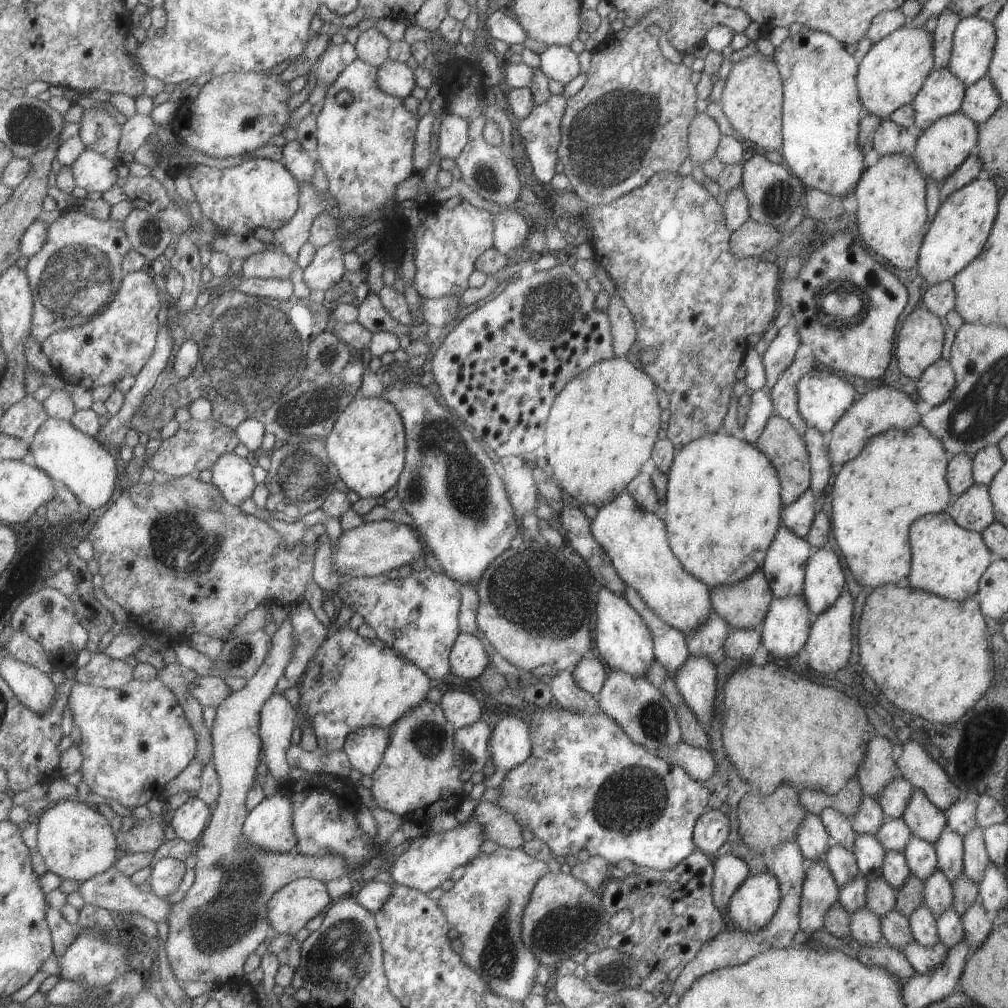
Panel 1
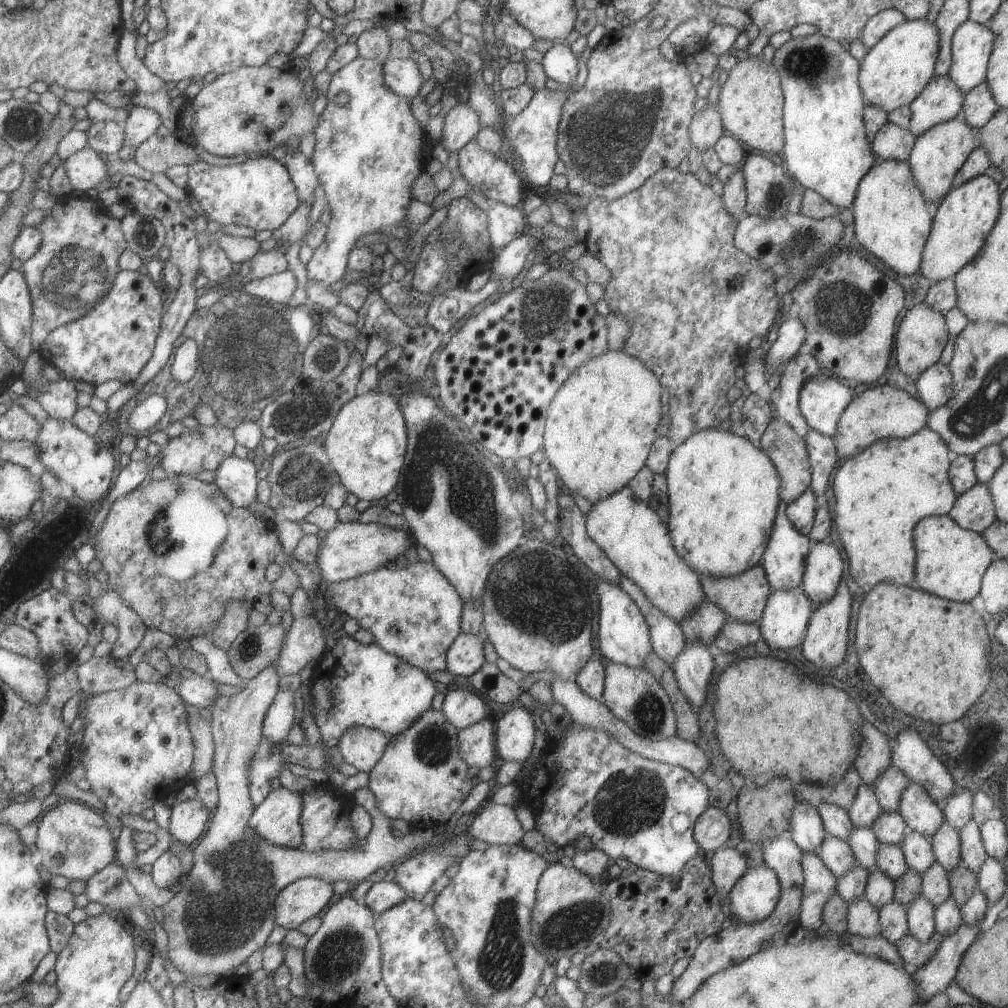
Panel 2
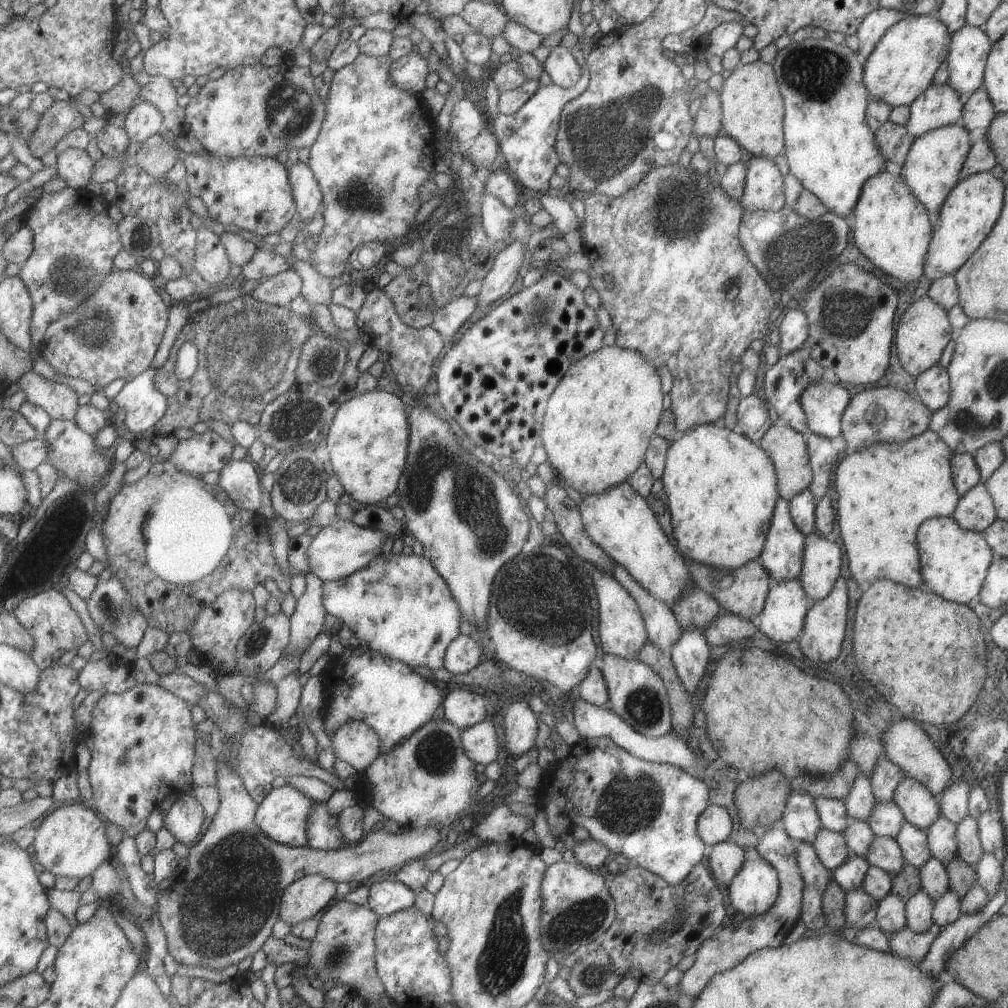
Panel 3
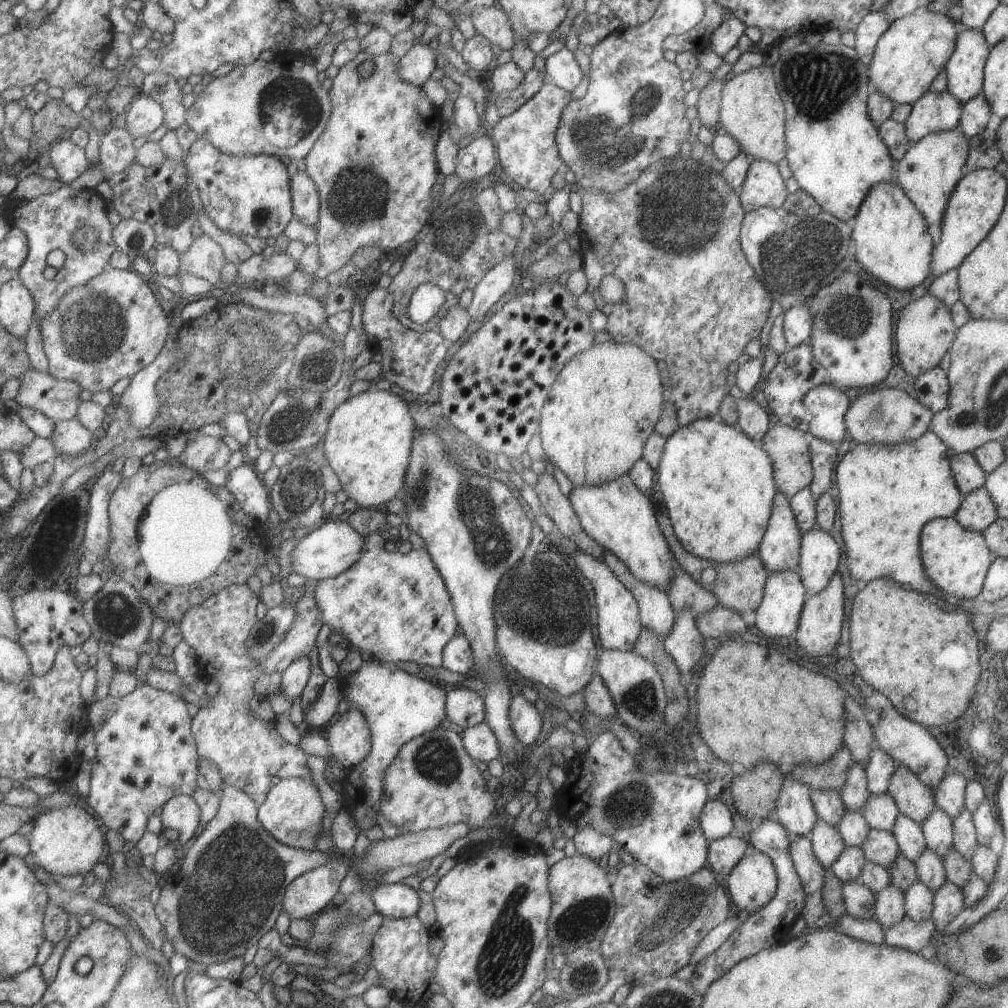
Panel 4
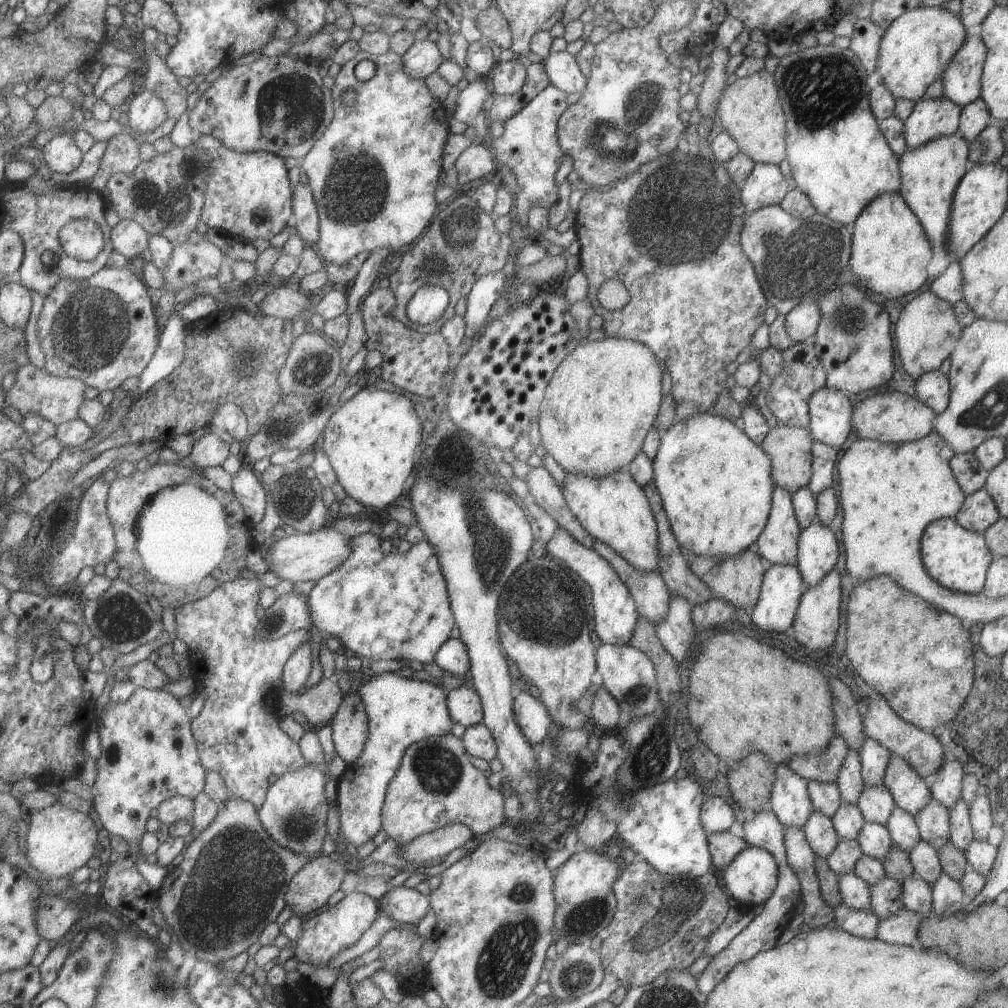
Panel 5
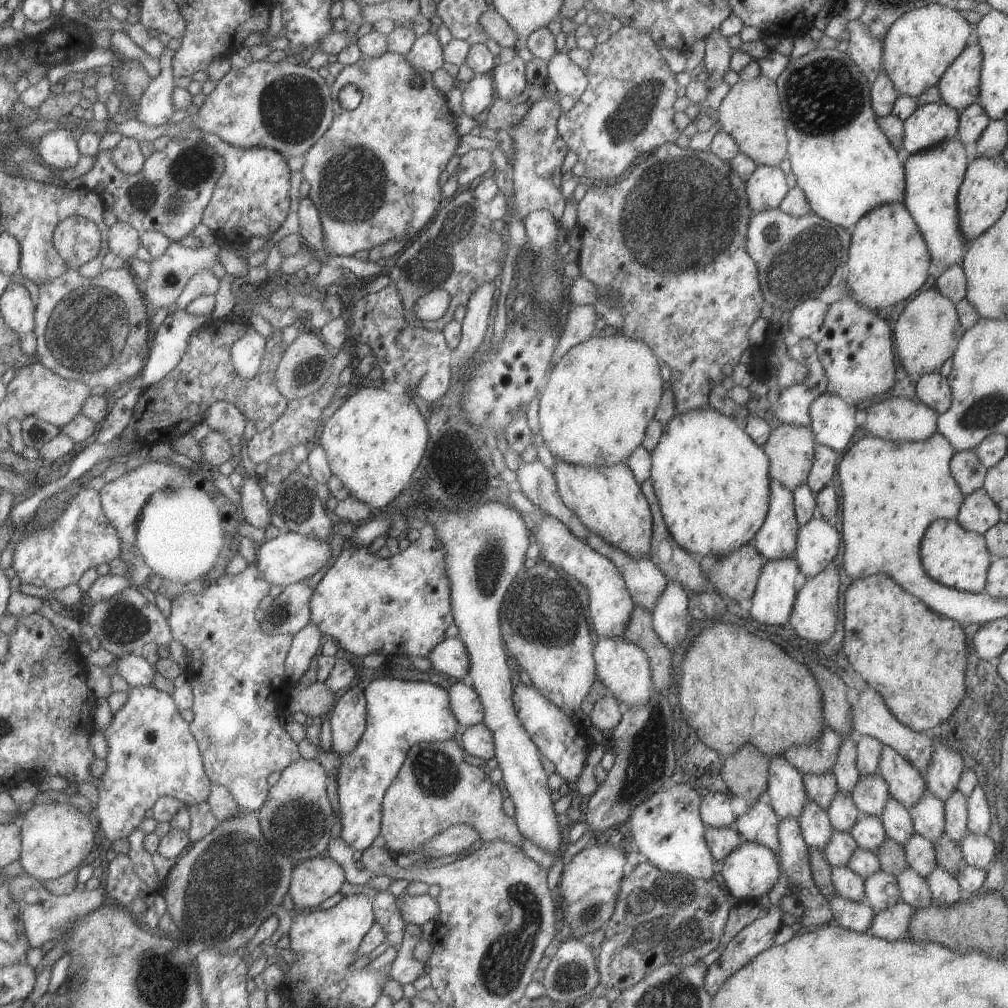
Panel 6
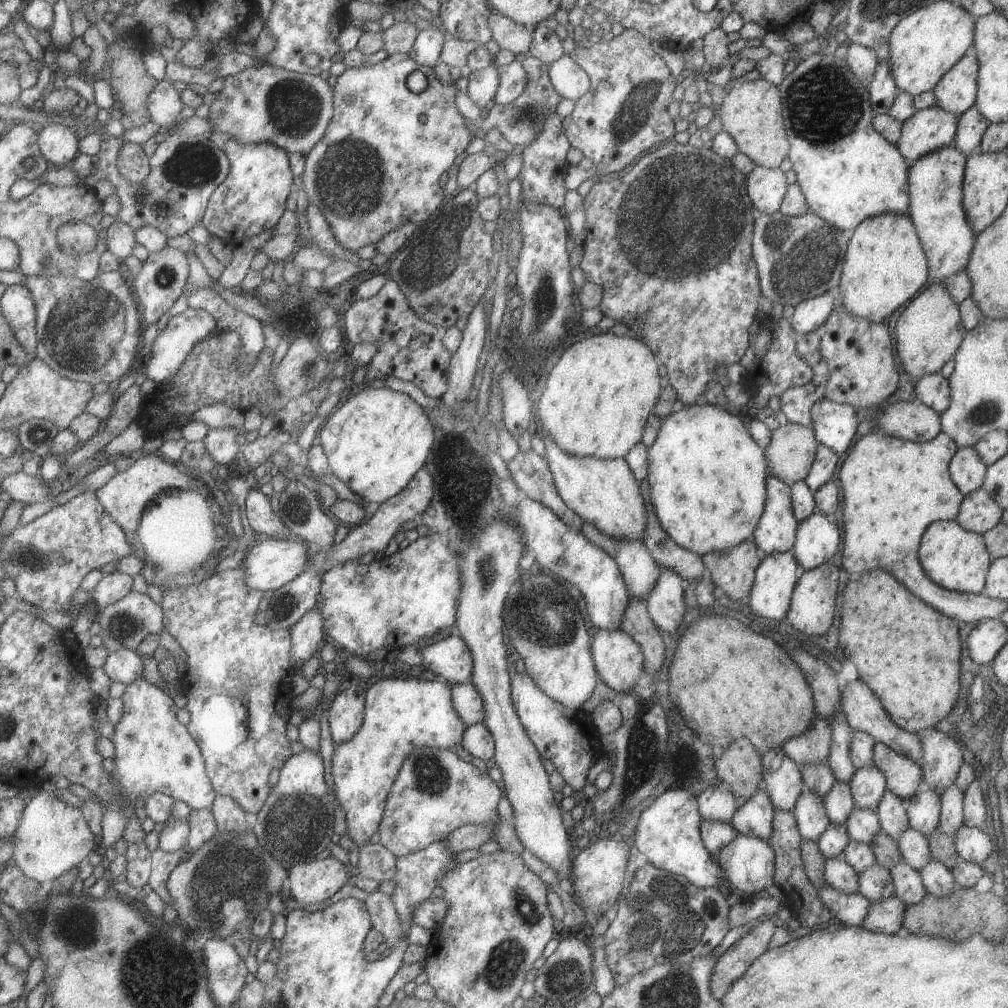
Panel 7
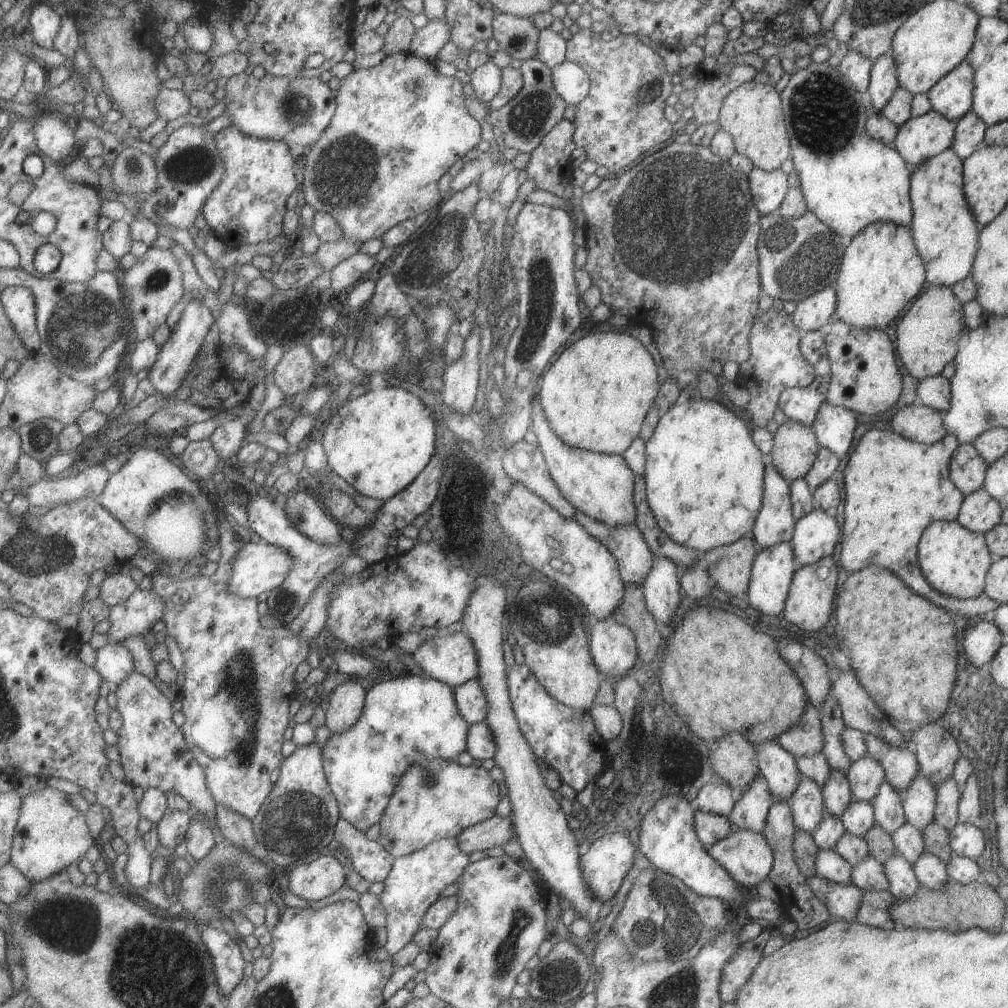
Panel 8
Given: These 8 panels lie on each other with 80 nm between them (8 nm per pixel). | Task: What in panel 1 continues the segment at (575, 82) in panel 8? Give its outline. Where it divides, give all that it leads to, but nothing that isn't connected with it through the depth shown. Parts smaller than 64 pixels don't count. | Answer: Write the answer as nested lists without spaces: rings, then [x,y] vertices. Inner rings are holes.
[[[547,45],[539,55],[539,70],[548,79],[560,82],[564,86],[575,80],[579,74],[578,55],[567,45]]]

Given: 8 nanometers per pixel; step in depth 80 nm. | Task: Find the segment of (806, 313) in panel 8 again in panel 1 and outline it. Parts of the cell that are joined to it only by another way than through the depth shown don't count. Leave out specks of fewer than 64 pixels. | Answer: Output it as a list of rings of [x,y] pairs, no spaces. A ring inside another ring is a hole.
[[[792,322],[780,328],[777,335],[767,346],[767,350],[761,354],[761,362],[765,374],[765,390],[768,391],[777,382],[777,376],[781,374],[794,360],[795,352],[801,344],[797,328]]]

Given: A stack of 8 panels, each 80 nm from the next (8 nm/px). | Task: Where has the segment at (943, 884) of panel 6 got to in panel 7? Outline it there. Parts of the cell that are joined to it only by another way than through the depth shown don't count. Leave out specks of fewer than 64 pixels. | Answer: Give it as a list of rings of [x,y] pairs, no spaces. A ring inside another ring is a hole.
[[[933,858],[927,864],[923,864],[923,868],[917,870],[917,874],[921,878],[925,891],[937,898],[949,896],[957,887],[949,869]]]

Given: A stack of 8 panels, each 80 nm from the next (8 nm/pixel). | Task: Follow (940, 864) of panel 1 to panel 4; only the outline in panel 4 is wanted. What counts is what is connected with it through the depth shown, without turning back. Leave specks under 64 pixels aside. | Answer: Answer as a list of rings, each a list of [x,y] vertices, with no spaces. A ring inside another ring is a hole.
[[[934,804],[931,814],[924,819],[920,827],[926,848],[932,850],[939,858],[943,858],[952,848],[952,818]]]

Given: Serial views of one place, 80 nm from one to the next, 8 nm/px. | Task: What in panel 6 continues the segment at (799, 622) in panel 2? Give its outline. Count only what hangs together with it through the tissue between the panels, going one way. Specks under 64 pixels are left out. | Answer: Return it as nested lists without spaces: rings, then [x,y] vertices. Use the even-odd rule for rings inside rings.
[[[777,559],[767,561],[757,577],[753,596],[750,598],[751,623],[762,627],[767,624],[787,624],[793,610],[800,582],[800,572],[794,559]]]

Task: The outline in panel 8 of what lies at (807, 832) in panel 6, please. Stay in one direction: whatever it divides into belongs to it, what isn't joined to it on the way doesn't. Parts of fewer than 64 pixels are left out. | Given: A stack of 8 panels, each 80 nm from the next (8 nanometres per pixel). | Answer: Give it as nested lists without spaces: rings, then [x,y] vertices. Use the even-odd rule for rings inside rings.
[[[801,776],[786,804],[791,810],[794,826],[813,834],[825,812],[820,787],[809,778]]]

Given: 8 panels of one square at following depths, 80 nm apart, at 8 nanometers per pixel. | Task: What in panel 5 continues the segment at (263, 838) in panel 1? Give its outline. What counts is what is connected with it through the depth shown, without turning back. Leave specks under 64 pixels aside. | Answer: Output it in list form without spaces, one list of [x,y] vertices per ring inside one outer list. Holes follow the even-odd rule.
[[[306,764],[300,769],[279,776],[271,784],[263,804],[257,811],[261,825],[279,846],[304,857],[321,853],[323,836],[327,832],[325,814],[328,809],[325,793],[323,793],[323,783],[323,768]]]

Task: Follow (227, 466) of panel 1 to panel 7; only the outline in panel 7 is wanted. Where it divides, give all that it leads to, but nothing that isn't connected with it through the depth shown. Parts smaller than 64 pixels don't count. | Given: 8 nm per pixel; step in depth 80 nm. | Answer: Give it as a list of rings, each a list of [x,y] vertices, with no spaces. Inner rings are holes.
[[[251,487],[245,500],[245,519],[249,531],[268,535],[268,538],[285,540],[285,526],[282,518],[271,510],[267,496]]]

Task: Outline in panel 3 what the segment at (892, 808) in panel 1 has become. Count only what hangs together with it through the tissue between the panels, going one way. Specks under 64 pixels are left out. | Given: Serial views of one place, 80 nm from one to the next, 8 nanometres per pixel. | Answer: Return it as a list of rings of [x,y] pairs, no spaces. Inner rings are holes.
[[[881,753],[869,776],[874,799],[877,803],[890,803],[895,787],[905,778],[904,772]]]

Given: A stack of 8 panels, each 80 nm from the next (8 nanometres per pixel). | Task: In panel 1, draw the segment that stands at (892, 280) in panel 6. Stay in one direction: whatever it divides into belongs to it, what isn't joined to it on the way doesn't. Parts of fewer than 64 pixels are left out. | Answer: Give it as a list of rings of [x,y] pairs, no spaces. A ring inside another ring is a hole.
[[[887,154],[887,156],[881,156],[877,164],[869,166],[863,172],[854,188],[853,194],[857,200],[855,216],[857,216],[857,230],[862,244],[899,270],[911,270],[917,266],[919,248],[926,233],[926,184],[927,181],[923,180],[923,176],[919,174],[911,157],[903,156],[903,154]]]

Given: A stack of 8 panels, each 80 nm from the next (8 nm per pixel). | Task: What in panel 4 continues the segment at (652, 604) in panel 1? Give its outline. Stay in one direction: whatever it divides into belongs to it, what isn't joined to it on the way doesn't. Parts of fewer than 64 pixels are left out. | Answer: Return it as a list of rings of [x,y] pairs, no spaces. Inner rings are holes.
[[[628,474],[616,478],[614,481],[606,482],[597,486],[573,487],[567,497],[572,504],[573,510],[579,519],[581,528],[605,551],[613,554],[629,569],[629,572],[641,582],[649,583],[652,587],[662,590],[665,594],[670,587],[672,574],[676,566],[676,560],[669,550],[667,541],[663,537],[657,518],[653,513],[652,503],[649,497],[641,494],[631,482]]]

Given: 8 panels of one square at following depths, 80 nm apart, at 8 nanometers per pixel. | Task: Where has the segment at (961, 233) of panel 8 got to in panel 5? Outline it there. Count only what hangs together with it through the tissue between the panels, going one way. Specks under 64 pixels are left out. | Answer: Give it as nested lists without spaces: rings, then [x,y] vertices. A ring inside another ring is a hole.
[[[981,96],[966,104],[960,112],[957,132],[940,136],[916,147],[908,147],[898,158],[900,187],[898,193],[915,213],[929,242],[945,249],[951,198],[960,178],[971,168],[966,141],[973,140],[991,119]]]

